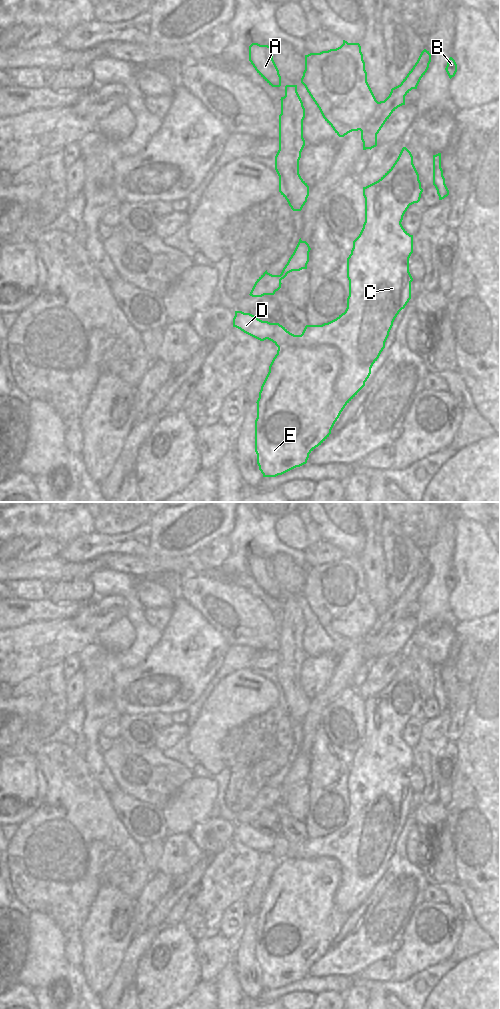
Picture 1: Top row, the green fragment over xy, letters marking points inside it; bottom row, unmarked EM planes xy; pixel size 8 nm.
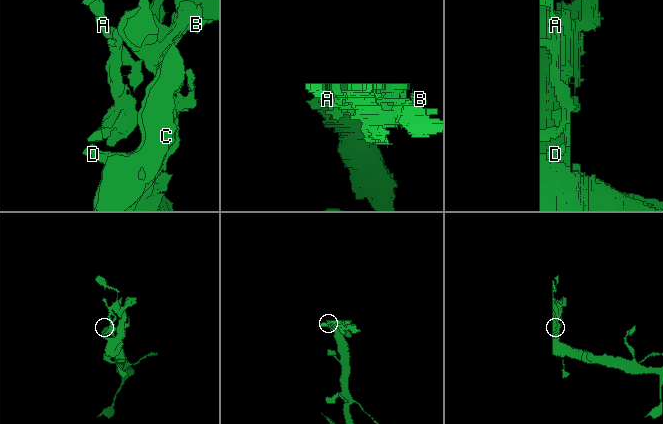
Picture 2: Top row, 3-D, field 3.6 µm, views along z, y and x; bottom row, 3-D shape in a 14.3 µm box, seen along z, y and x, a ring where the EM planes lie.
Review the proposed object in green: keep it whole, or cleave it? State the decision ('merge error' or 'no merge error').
merge error

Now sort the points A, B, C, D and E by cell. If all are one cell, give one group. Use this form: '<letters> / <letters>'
A B C / D E

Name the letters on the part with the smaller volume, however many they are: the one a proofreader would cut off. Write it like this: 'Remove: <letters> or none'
Remove: A, B, C

